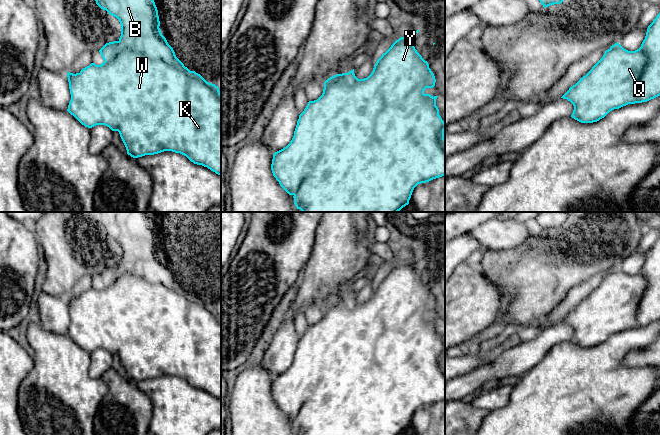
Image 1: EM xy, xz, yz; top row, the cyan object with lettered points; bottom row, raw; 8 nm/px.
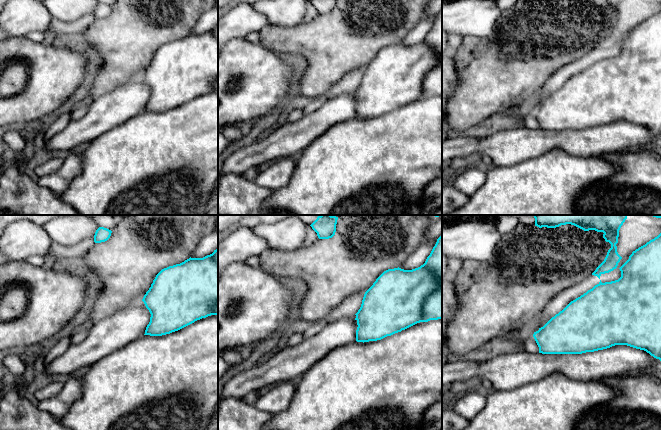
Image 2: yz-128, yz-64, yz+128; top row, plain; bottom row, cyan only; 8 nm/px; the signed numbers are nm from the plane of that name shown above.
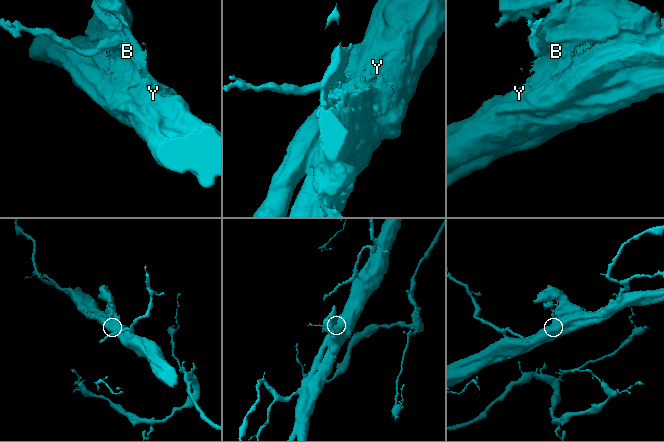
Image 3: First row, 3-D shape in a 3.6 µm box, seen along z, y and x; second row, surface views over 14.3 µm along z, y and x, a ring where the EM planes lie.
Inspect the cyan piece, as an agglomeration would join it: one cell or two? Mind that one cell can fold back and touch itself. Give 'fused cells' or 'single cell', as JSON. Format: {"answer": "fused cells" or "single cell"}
{"answer": "single cell"}

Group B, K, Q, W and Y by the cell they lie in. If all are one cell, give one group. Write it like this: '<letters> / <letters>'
B K Q W Y

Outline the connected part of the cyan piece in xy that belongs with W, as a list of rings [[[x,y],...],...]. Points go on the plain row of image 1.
[[[84,212],[96,225],[96,228],[110,239],[116,241],[121,248],[121,260],[118,265],[106,267],[100,274],[104,284],[101,289],[91,287],[83,292],[79,297],[68,296],[68,306],[71,324],[67,335],[73,339],[82,349],[92,352],[96,349],[105,349],[112,355],[118,355],[126,371],[127,378],[133,382],[145,379],[154,379],[164,375],[172,375],[186,380],[191,386],[207,391],[211,395],[221,400],[221,317],[218,310],[207,306],[200,298],[190,295],[176,281],[173,272],[168,268],[166,262],[160,255],[160,245],[158,234],[154,224],[144,212]]]

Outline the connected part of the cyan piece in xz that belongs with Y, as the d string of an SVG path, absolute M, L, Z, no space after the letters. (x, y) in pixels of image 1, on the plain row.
M419 254L396 264L382 278L374 289L372 297L364 303L358 303L354 293L348 297L336 298L324 306L322 319L314 325L309 325L304 335L299 339L294 360L290 367L273 379L271 394L280 410L294 422L294 428L301 435L400 435L409 428L414 412L421 407L445 399L445 346L439 339L436 330L438 320L425 318L426 312L435 310L435 300L429 288L415 273L412 263Z

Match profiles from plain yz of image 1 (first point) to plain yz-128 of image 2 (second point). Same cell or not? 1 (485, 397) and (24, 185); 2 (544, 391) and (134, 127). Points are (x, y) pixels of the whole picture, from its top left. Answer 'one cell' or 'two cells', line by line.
1: two cells
2: one cell

